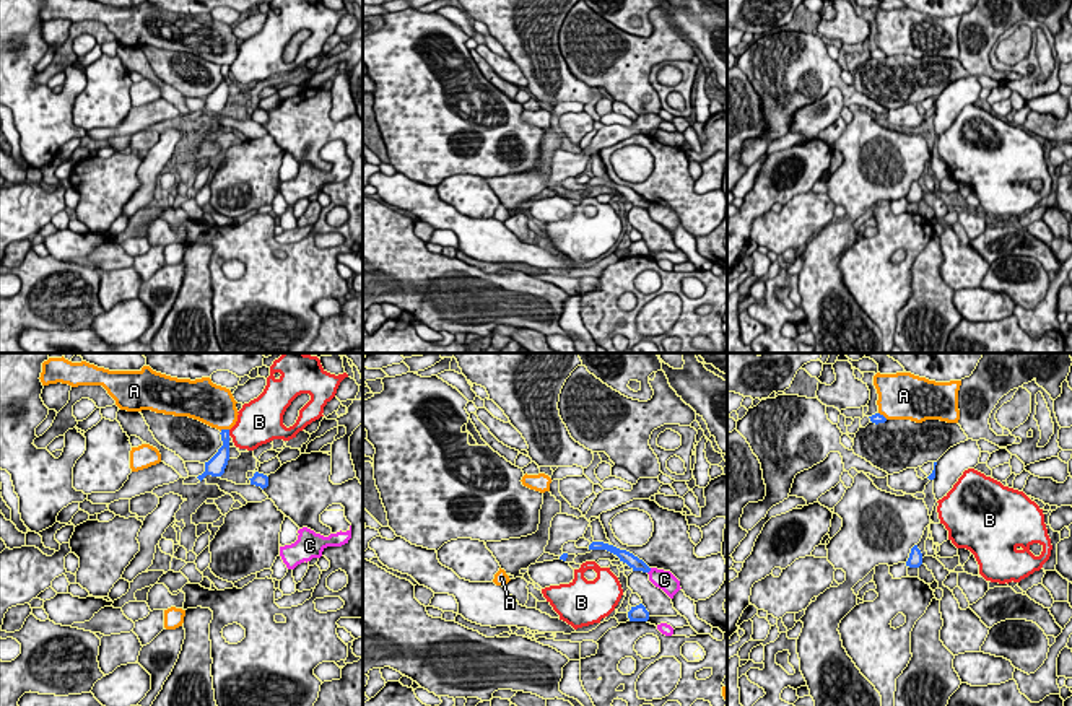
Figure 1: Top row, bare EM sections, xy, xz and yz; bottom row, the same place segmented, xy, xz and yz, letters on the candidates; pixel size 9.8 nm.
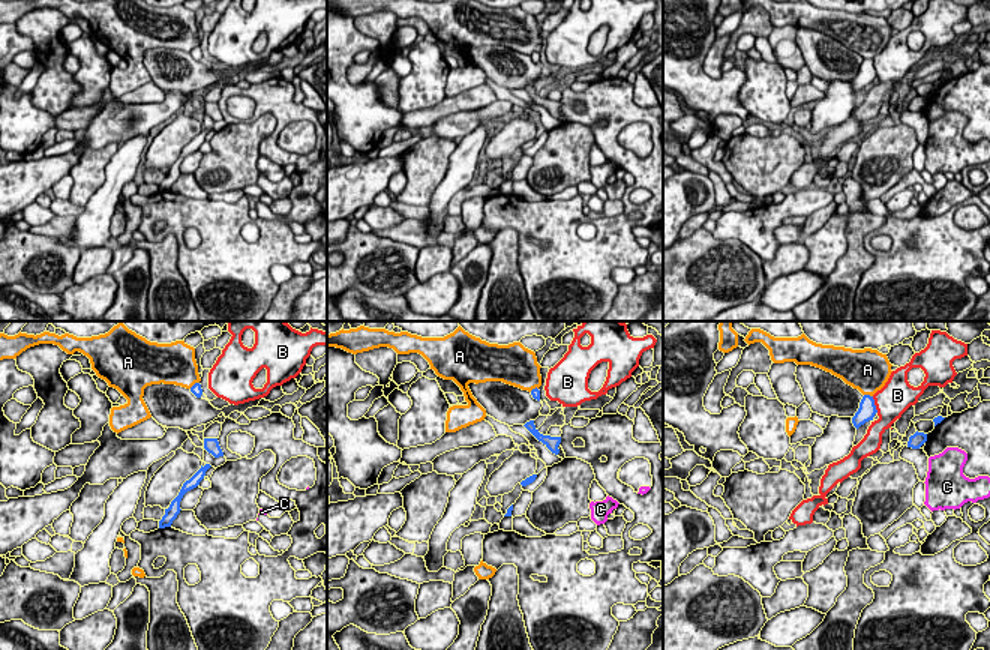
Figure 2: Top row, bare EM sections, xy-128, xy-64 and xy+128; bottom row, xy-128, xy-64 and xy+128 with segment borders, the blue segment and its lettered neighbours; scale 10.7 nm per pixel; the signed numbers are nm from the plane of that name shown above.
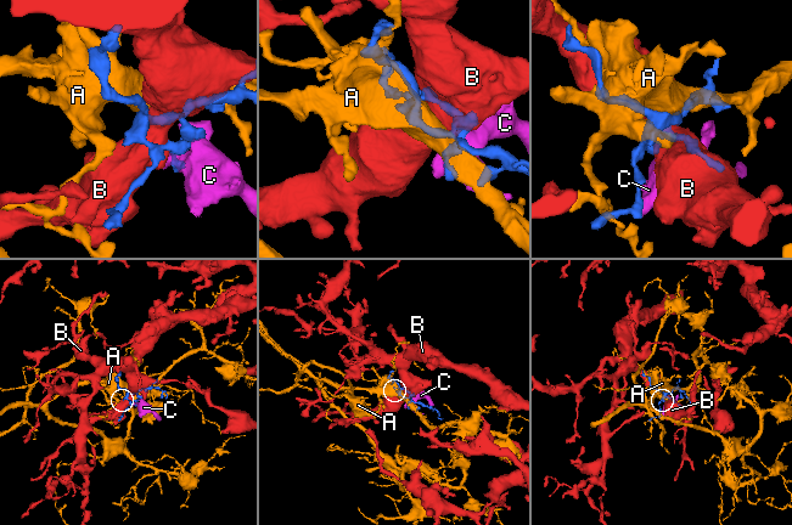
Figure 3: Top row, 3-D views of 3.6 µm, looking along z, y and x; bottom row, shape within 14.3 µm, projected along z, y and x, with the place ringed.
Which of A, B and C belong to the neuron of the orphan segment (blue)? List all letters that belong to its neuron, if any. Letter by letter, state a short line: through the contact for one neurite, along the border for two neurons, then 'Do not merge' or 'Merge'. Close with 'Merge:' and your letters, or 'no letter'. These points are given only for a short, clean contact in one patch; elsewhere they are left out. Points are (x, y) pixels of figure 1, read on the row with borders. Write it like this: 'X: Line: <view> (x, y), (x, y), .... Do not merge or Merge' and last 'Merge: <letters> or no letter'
A: Do not merge
B: Do not merge
C: Do not merge
Merge: no letter

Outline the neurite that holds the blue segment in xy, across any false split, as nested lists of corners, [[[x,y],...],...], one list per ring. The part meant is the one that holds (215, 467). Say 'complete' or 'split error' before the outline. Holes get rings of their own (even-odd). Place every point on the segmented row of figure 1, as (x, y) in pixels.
split error | [[[221,429],[220,434],[221,434],[223,446],[218,449],[218,452],[208,462],[205,462],[205,472],[198,477],[185,478],[184,485],[197,485],[207,475],[221,477],[224,473],[224,468],[229,460],[229,429]]]

